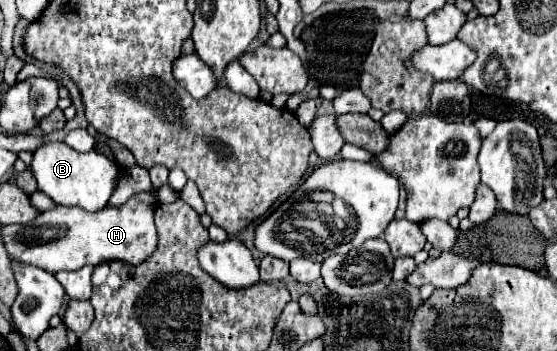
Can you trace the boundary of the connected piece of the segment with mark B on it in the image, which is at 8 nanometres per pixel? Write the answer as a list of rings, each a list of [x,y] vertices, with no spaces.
[[[61,141],[41,145],[33,153],[31,171],[39,183],[39,189],[45,191],[57,205],[81,207],[89,213],[95,213],[95,211],[101,211],[103,207],[107,207],[109,197],[115,191],[115,183],[119,177],[117,163],[111,157],[107,157],[105,153],[99,153],[95,149],[91,149],[87,153],[79,153]]]

